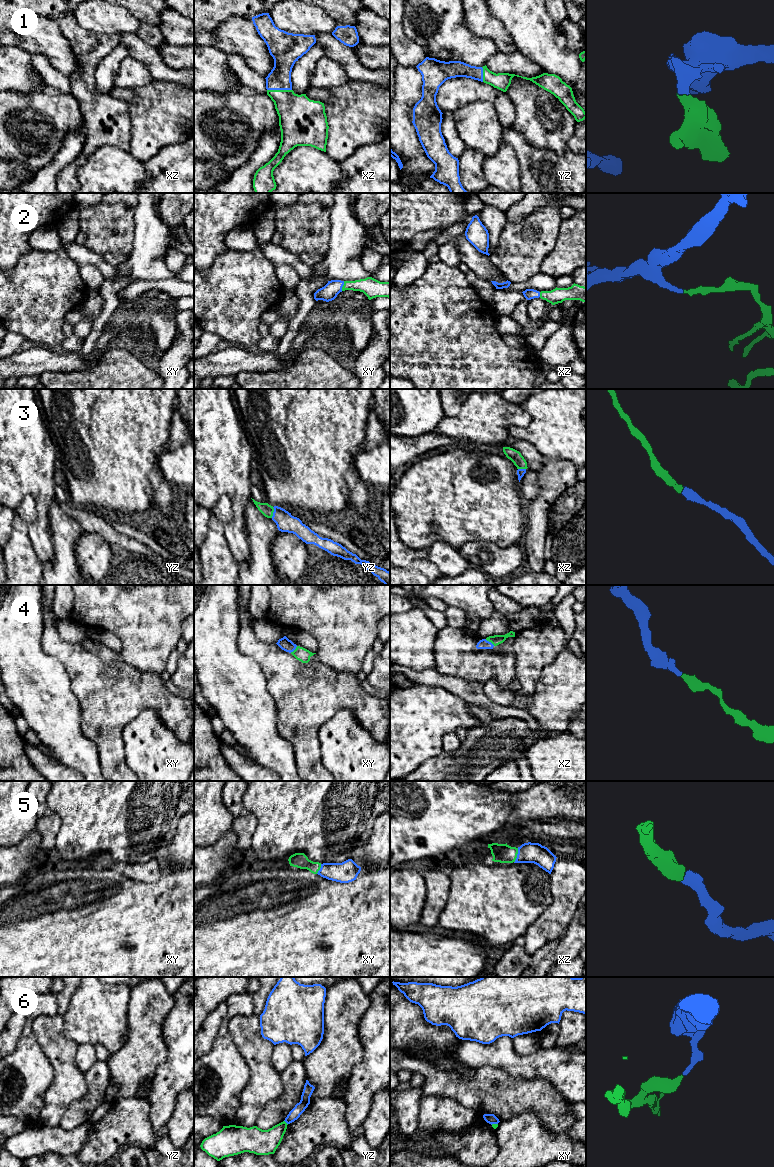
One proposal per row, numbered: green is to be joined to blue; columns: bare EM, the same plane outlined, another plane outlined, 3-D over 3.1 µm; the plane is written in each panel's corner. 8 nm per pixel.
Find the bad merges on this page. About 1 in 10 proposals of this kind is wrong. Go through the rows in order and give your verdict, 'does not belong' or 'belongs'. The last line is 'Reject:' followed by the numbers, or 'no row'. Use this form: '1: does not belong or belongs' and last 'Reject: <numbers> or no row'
1: belongs
2: belongs
3: belongs
4: belongs
5: belongs
6: does not belong
Reject: 6

